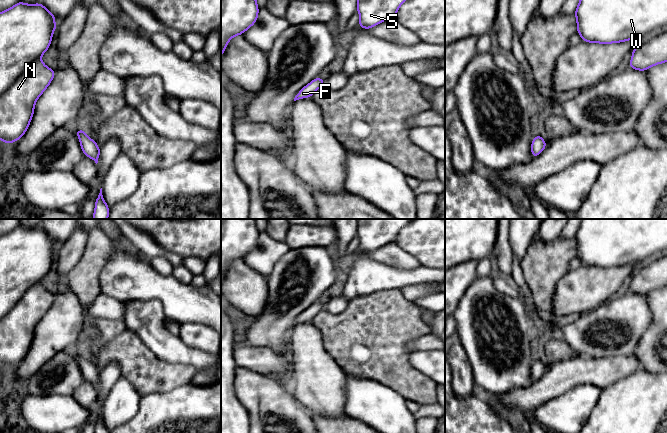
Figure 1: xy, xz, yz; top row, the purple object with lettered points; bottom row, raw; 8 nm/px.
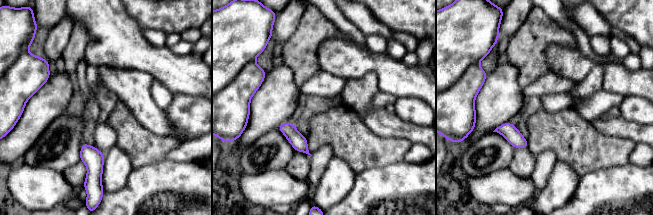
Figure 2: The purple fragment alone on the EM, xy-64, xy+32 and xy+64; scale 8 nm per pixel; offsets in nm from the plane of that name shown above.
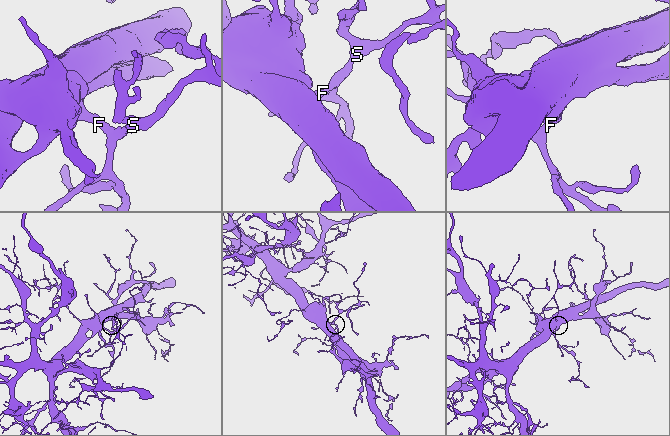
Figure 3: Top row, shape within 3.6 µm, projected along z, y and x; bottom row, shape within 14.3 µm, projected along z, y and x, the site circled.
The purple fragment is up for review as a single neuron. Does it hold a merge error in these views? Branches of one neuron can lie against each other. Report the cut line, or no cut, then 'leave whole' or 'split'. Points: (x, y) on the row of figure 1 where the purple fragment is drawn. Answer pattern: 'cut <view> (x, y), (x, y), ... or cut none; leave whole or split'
cut none; leave whole

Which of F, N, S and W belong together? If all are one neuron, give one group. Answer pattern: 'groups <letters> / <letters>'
groups F N S W

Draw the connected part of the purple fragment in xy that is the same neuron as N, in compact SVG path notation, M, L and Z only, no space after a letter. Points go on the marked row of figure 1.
M19 1L0 12L0 140L6 144L18 141L27 131L34 114L35 103L48 88L56 71L47 67L41 56L48 50L56 30L56 17L40 3L26 4Z

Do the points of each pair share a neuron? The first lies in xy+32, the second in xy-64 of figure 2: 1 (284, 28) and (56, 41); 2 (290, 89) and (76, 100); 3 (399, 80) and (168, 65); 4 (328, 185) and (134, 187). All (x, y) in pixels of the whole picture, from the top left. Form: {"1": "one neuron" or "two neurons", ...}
{"1": "one neuron", "2": "two neurons", "3": "one neuron", "4": "two neurons"}

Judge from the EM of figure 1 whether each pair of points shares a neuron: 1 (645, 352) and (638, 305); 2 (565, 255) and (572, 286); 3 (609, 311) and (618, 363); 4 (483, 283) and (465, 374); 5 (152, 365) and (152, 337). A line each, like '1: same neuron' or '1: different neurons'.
1: different neurons
2: different neurons
3: different neurons
4: different neurons
5: different neurons

